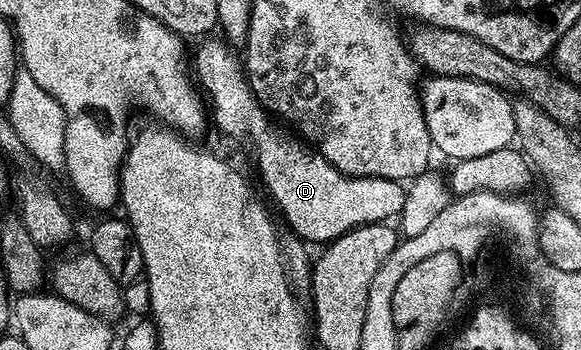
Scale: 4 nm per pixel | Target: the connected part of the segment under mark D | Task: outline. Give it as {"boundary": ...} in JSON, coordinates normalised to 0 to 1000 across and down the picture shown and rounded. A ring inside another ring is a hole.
{"boundary":[[[365,111],[349,114],[346,120],[349,129],[330,151],[330,209],[337,223],[337,240],[358,280],[358,311],[365,326],[367,354],[368,346],[375,354],[375,369],[386,389],[425,414],[437,434],[437,460],[444,469],[446,500],[451,503],[451,529],[465,549],[463,571],[468,586],[472,571],[470,594],[473,600],[478,594],[485,606],[487,626],[499,640],[497,663],[504,674],[518,677],[528,694],[539,689],[566,694],[621,643],[649,643],[683,623],[692,606],[699,566],[699,529],[694,520],[659,506],[602,506],[597,494],[571,477],[571,466],[565,466],[565,454],[558,454],[558,443],[551,443],[539,414],[522,403],[460,323],[458,303],[444,291],[423,226],[411,154],[408,163],[403,154],[408,149],[387,114],[361,114]]]}

